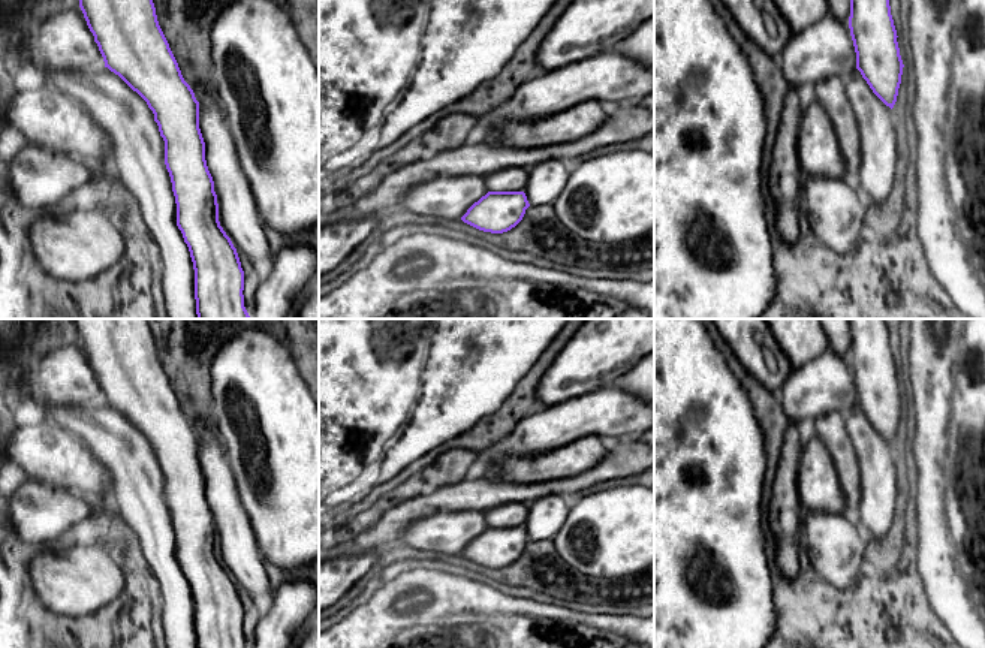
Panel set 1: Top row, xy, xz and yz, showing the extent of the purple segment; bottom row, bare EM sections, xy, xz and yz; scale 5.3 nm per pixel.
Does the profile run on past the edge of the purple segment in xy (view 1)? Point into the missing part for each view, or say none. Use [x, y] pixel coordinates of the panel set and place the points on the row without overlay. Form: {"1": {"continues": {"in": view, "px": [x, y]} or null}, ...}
{"1": {"continues": null}}

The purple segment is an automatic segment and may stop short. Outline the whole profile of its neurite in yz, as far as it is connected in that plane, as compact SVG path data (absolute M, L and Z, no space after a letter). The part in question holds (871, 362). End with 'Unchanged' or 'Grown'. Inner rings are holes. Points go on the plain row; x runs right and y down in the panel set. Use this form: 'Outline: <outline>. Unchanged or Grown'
Outline: M850 319L849 364L856 404L873 428L892 444L904 400L885 319Z. Unchanged

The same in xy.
Outline: M73 319L73 323L105 403L147 437L165 476L165 500L177 539L177 561L189 582L195 605L196 648L247 648L243 630L244 606L237 584L219 557L217 530L199 464L199 437L184 416L159 361L148 320Z. Unchanged

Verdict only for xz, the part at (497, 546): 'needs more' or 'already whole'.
already whole

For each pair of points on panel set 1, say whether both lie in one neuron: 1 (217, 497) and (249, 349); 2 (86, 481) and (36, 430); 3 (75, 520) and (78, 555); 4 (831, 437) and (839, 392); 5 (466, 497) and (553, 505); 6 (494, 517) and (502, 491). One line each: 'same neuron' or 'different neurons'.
1: same neuron
2: same neuron
3: different neurons
4: different neurons
5: different neurons
6: different neurons

